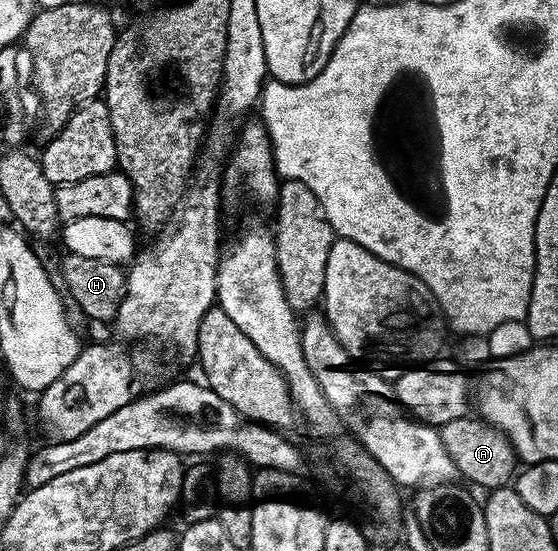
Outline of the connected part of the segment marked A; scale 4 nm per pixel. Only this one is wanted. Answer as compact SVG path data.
M466 414L440 425L439 431L443 450L447 450L451 462L455 462L458 477L462 481L470 480L465 482L470 485L478 484L479 487L485 488L484 490L492 490L504 488L514 479L519 468L517 453L513 451L509 439L486 420Z

